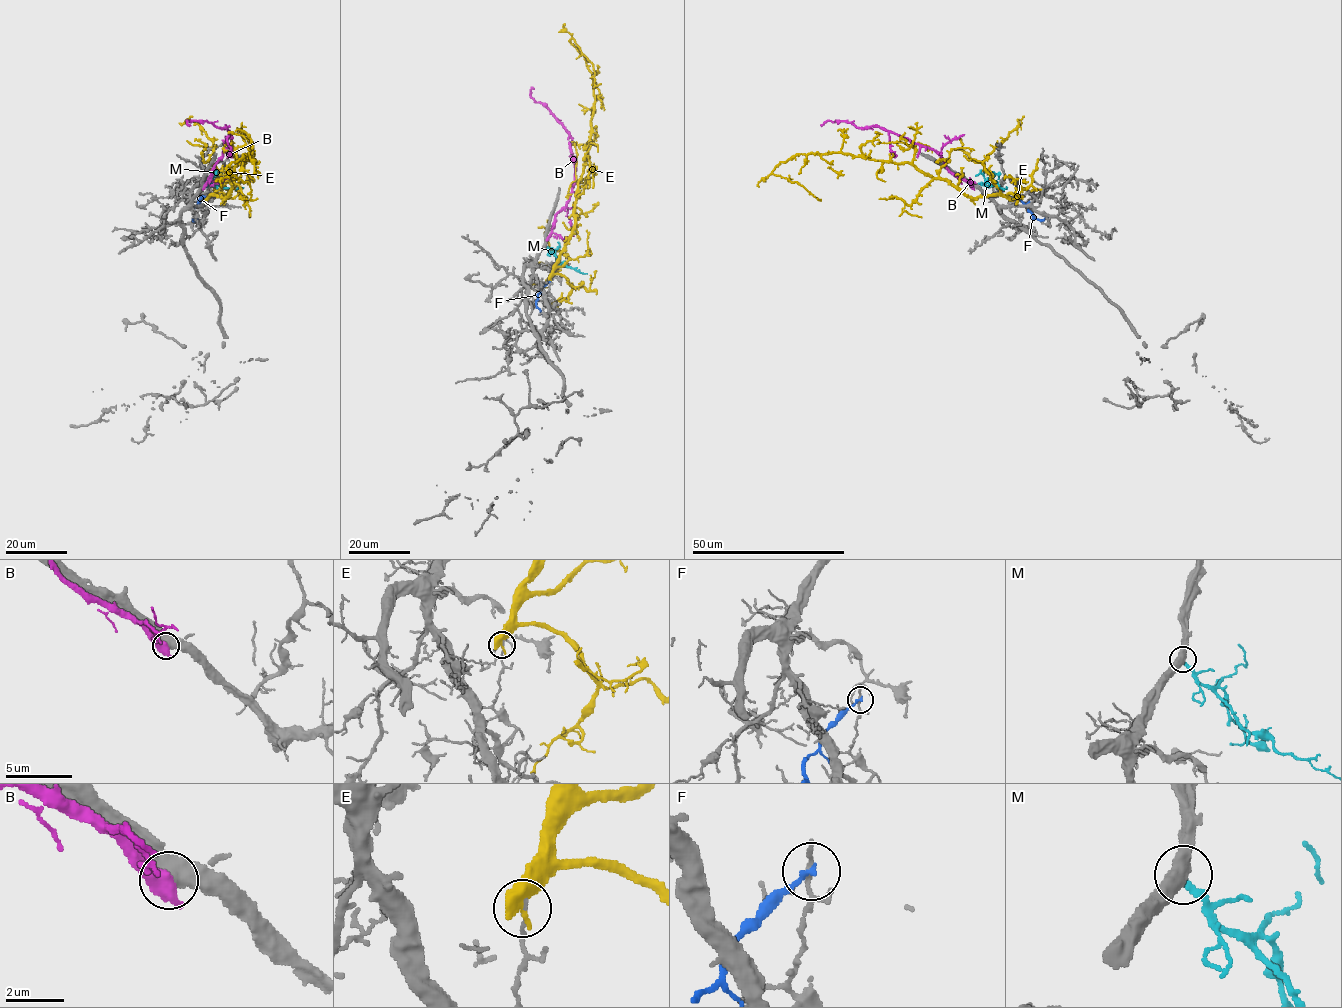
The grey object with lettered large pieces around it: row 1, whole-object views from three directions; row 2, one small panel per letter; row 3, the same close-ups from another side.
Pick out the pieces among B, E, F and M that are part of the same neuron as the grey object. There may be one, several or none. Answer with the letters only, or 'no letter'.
M

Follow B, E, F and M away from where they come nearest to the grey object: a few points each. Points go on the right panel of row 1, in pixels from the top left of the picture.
B: (972, 186), (955, 177), (933, 150), (879, 127), (857, 127), (837, 121), (826, 121), (822, 125)
E: (1011, 199), (970, 197), (908, 163), (847, 154), (793, 155), (774, 169), (773, 174), (796, 181), (817, 198)
F: (1014, 197), (1018, 196), (1034, 218), (1042, 221), (1046, 216)
M: (978, 183), (1007, 187)

